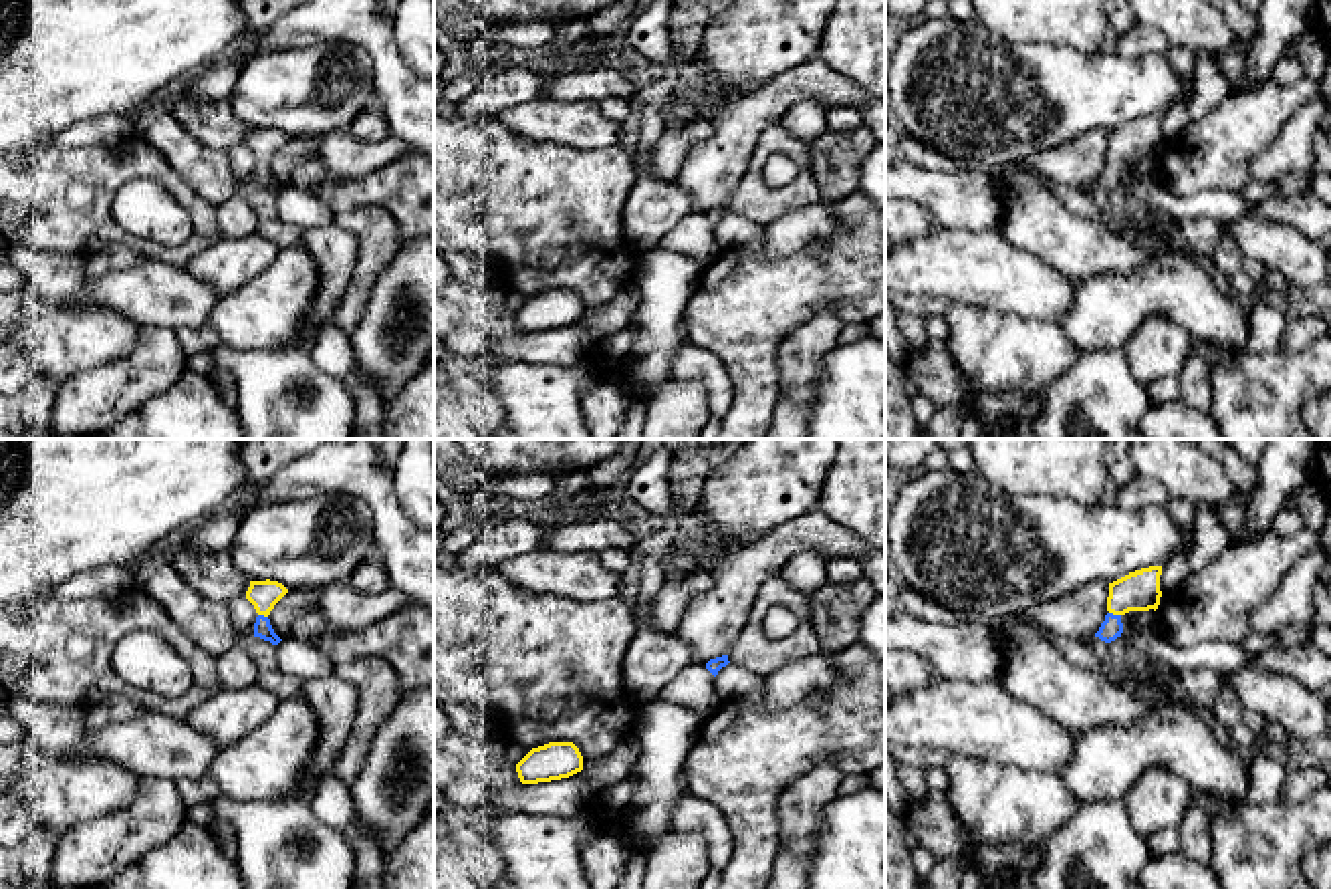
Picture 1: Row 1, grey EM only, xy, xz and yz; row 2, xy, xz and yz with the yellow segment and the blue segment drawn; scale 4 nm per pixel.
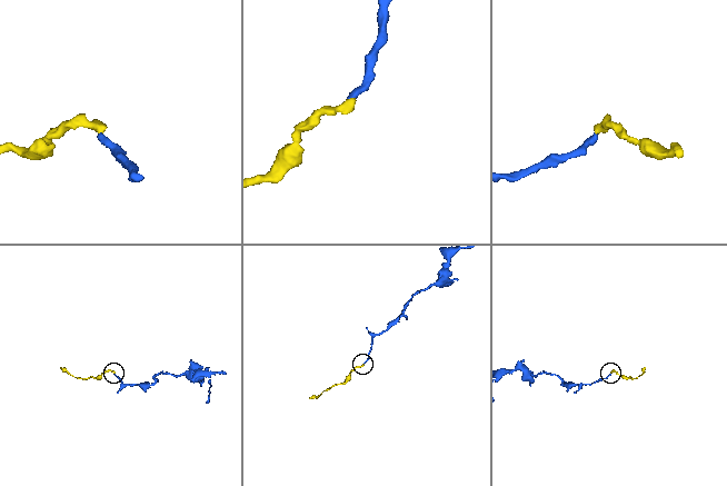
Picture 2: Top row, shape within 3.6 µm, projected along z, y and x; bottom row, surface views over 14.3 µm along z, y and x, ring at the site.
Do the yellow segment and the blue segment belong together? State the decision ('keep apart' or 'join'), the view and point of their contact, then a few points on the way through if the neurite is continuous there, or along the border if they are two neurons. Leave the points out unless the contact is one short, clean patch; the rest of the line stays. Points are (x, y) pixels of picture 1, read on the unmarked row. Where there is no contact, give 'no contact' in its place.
join | yz (1116, 162) | across yz (1138, 140), (1116, 162), (1112, 176)

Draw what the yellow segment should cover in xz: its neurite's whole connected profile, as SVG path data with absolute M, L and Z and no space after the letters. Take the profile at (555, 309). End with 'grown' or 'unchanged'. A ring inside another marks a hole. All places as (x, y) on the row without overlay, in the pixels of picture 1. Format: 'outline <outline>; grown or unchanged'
outline M549 290L532 296L518 312L522 333L569 327L583 319L583 304L573 290Z; unchanged

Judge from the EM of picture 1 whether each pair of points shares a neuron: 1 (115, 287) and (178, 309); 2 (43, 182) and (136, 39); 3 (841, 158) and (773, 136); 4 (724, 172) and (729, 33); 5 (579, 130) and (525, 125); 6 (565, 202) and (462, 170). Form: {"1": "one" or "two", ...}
{"1": "one", "2": "two", "3": "two", "4": "two", "5": "one", "6": "one"}

